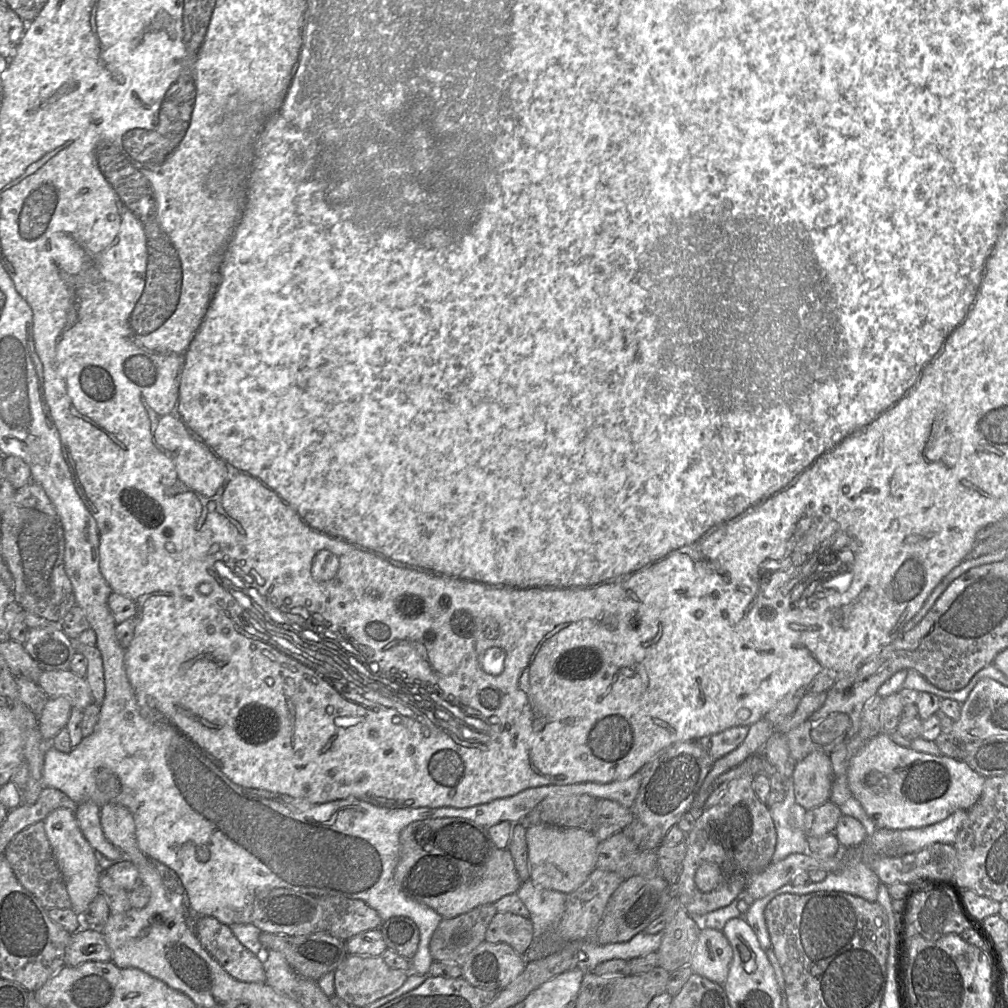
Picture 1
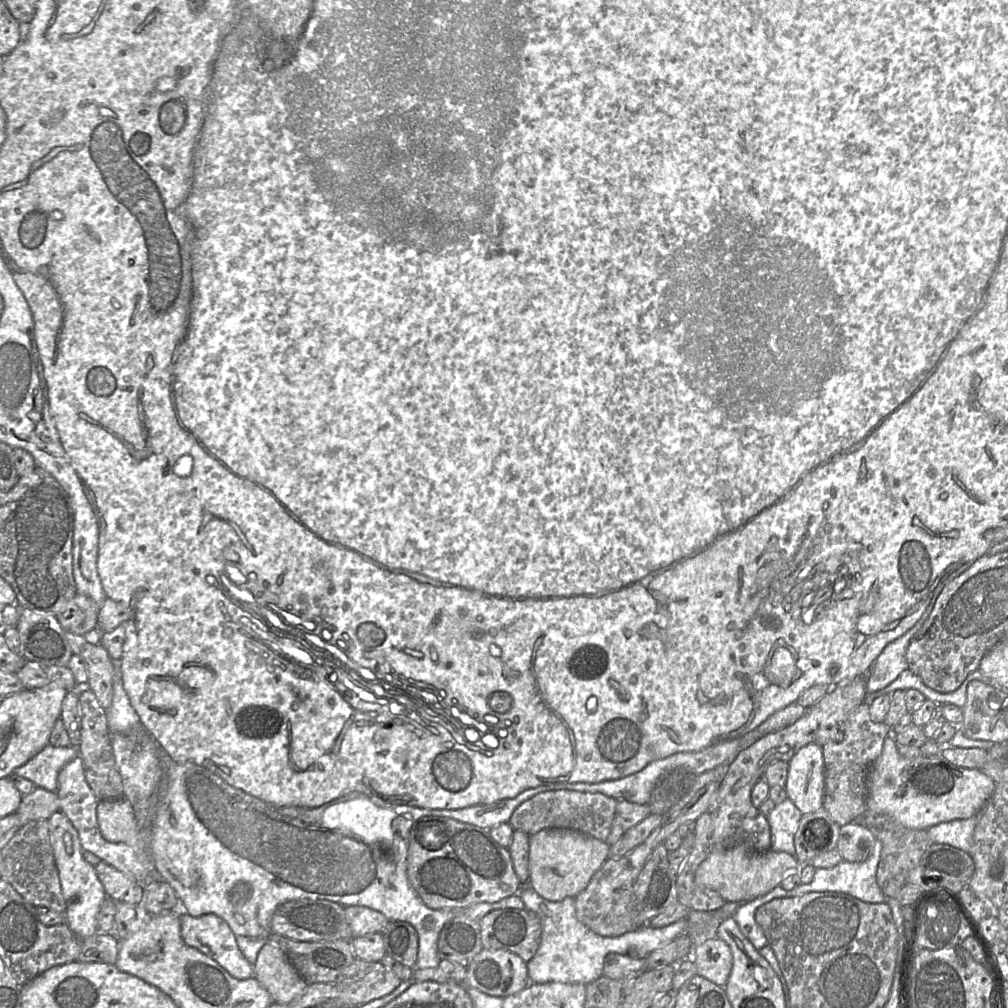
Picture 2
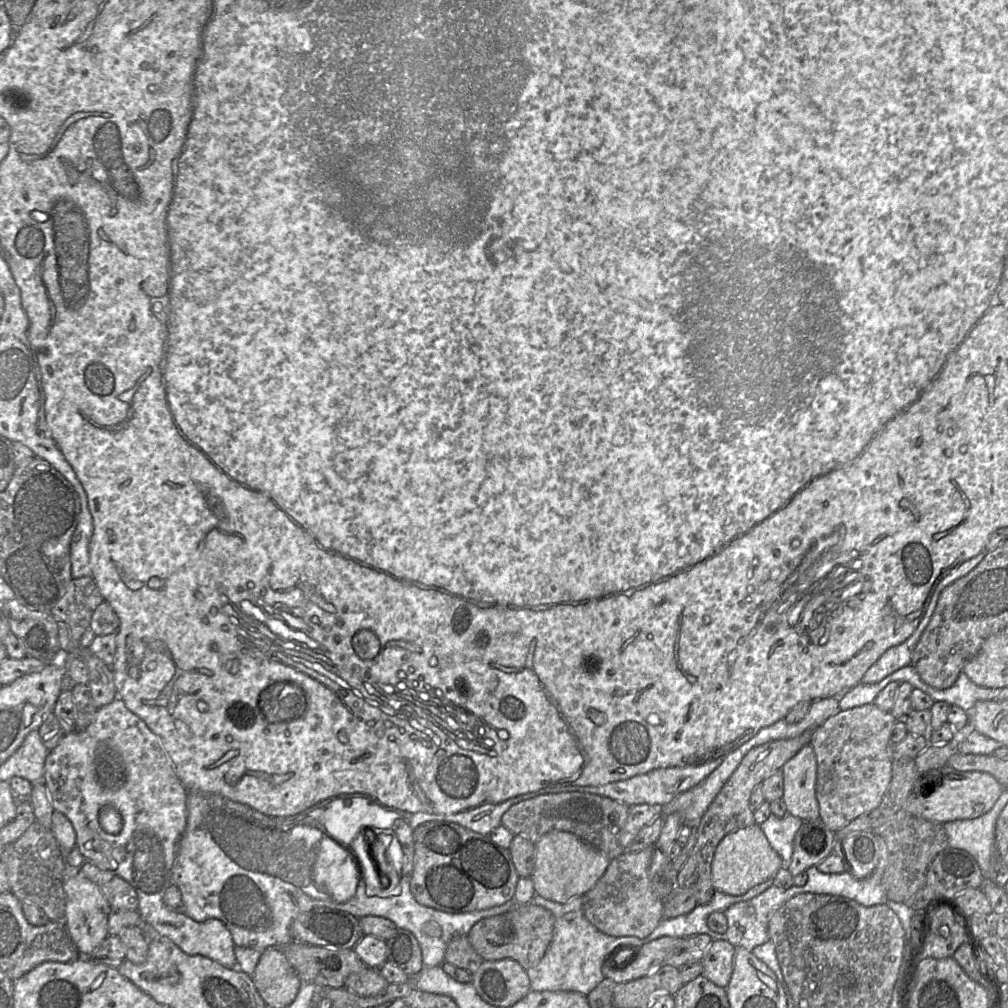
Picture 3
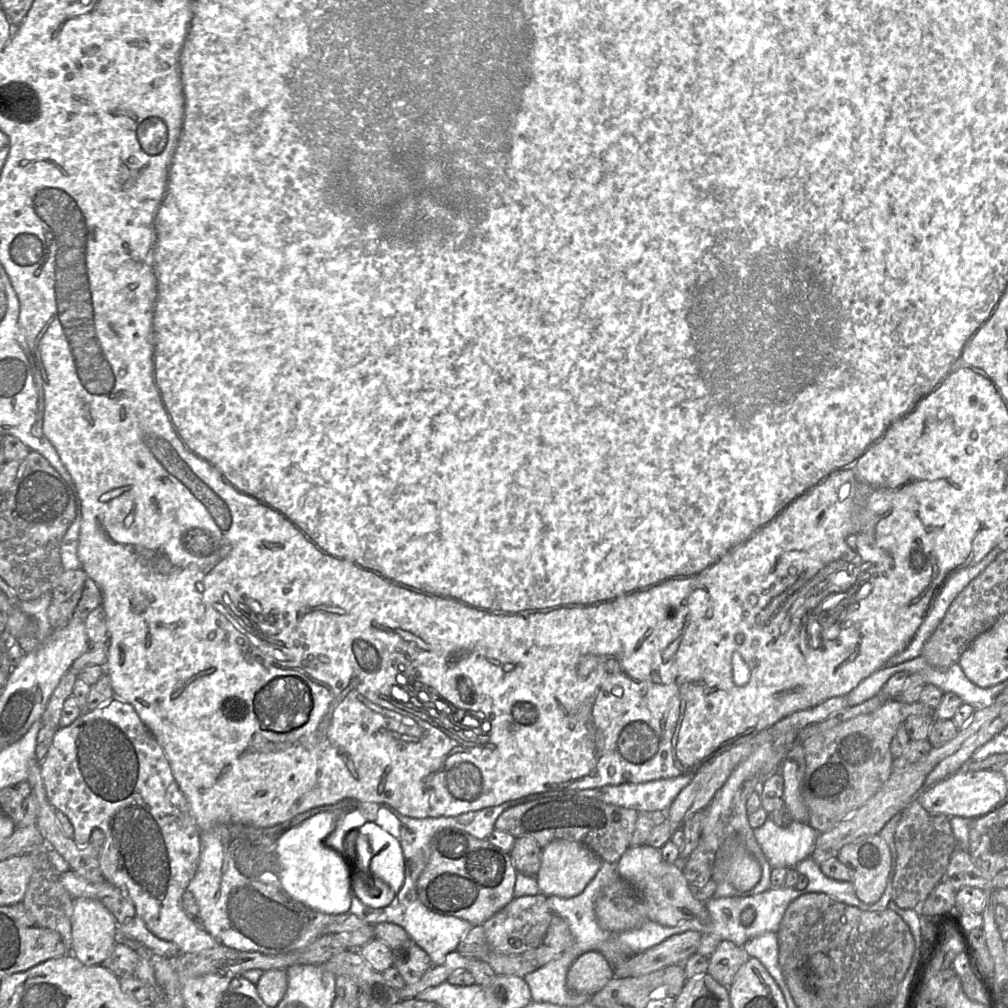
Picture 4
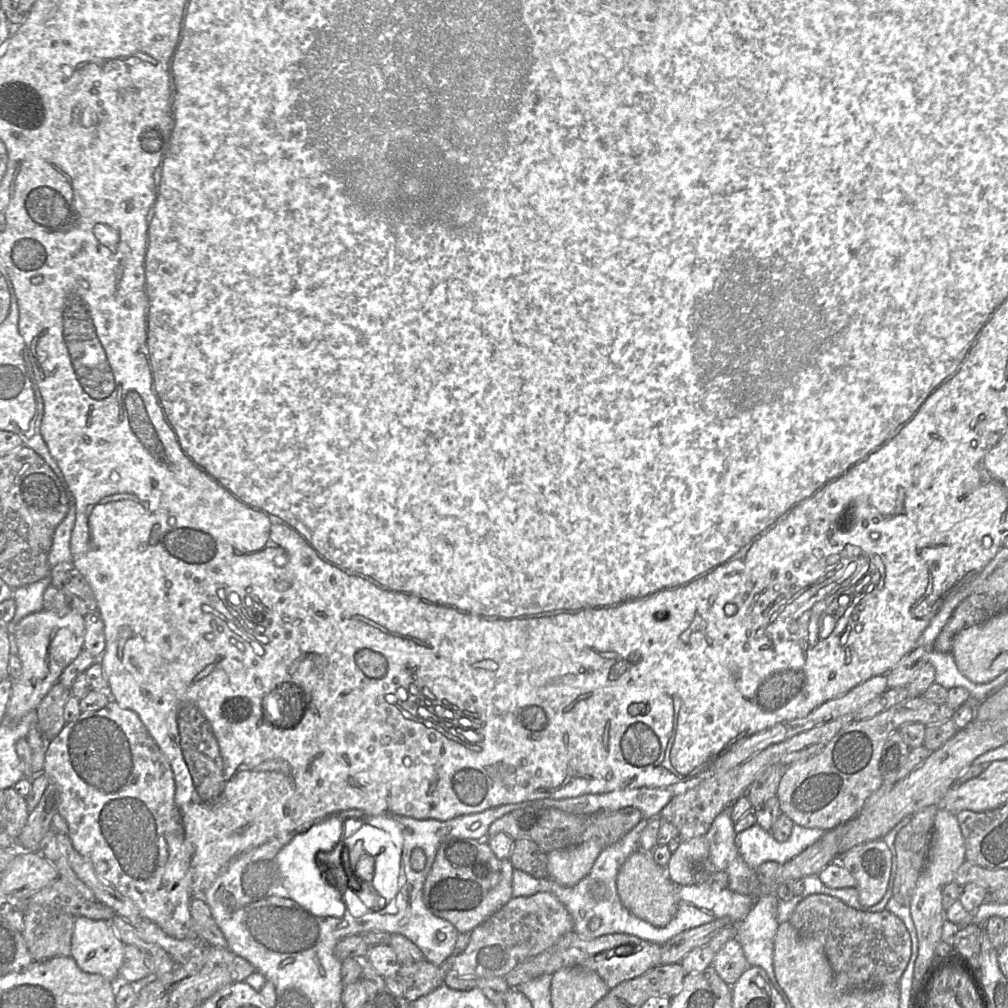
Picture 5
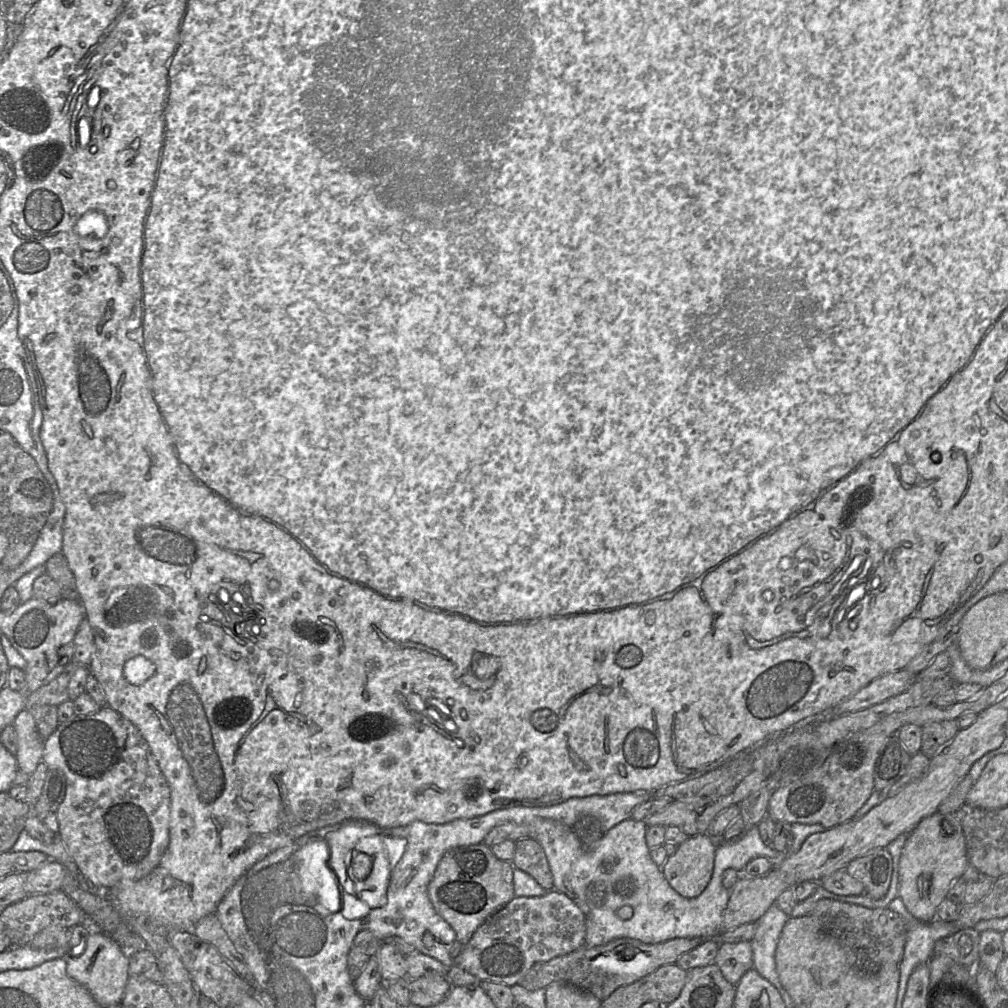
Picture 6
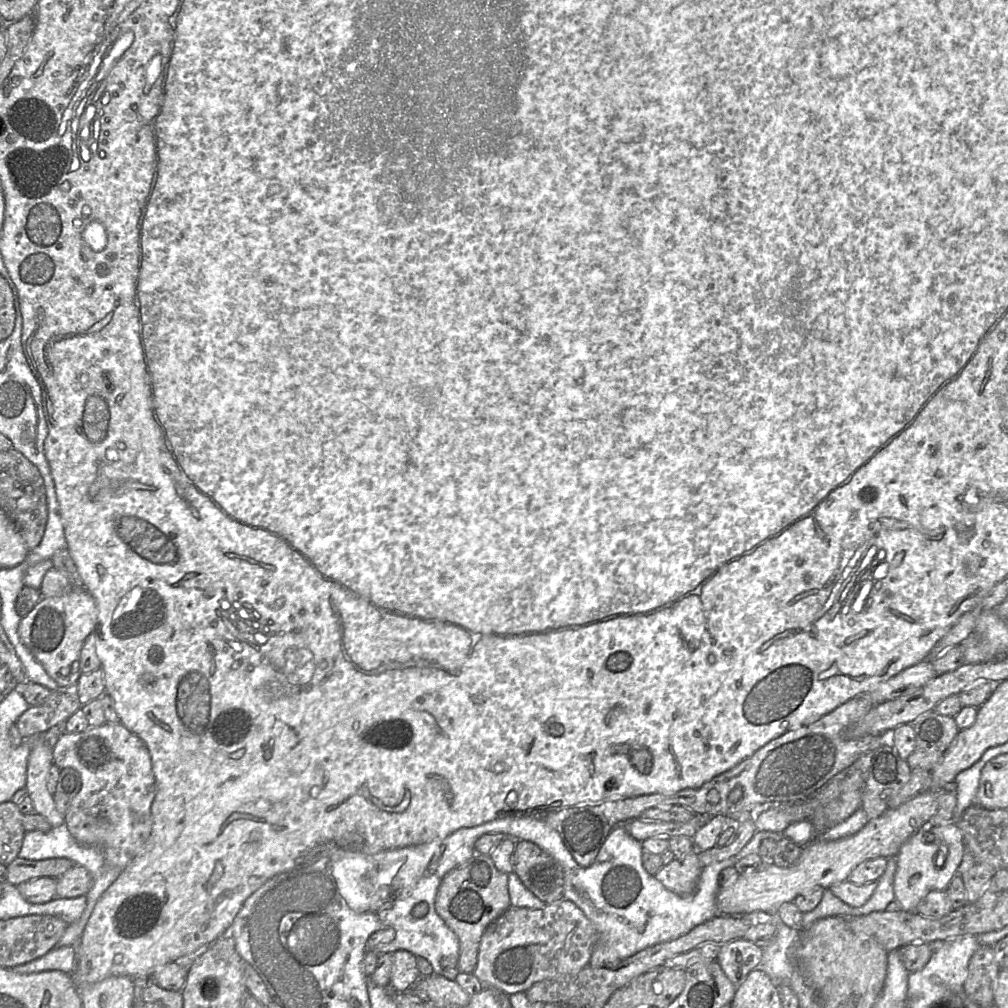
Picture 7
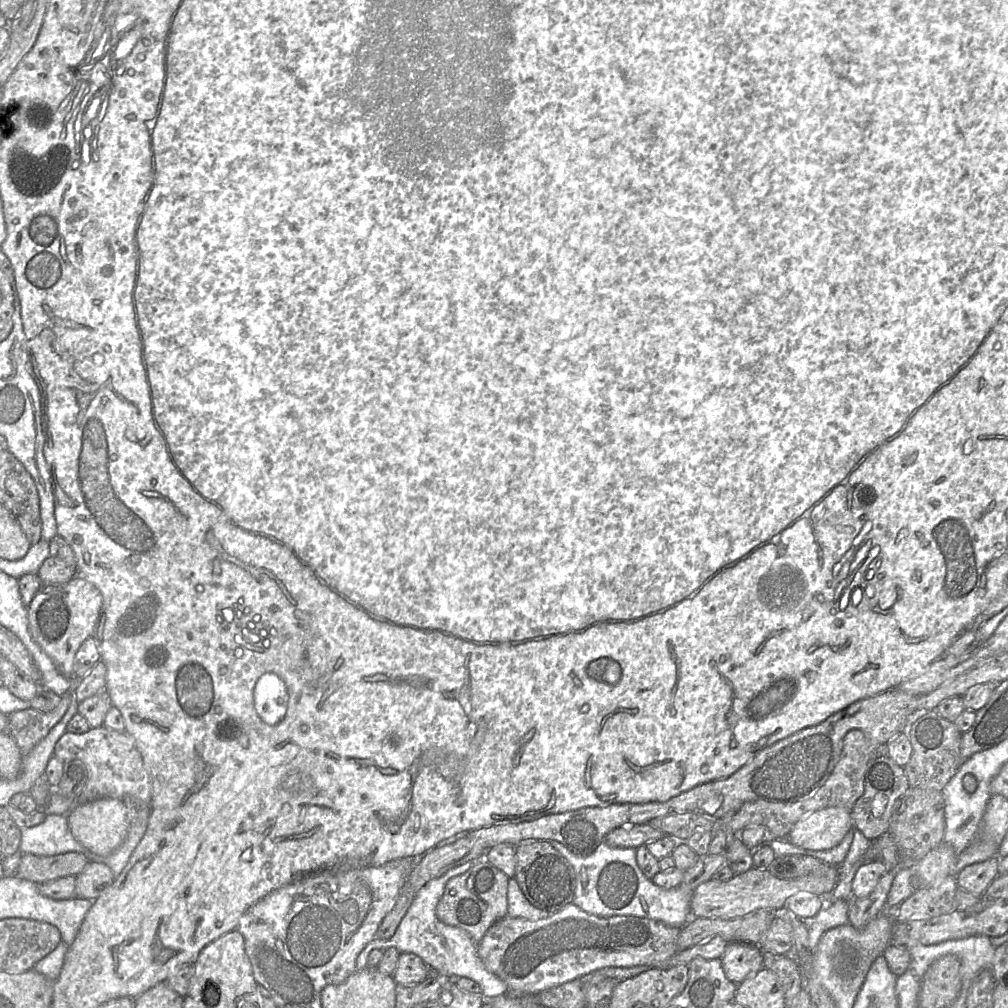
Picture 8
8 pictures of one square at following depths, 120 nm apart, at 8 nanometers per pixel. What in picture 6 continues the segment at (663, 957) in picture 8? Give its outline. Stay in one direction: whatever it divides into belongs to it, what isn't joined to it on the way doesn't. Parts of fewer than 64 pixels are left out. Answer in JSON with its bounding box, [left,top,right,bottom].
[453,889,585,987]

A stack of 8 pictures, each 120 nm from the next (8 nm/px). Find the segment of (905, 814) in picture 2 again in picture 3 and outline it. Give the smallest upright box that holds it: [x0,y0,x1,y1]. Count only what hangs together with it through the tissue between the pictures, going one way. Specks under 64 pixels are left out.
[907,764,1003,824]

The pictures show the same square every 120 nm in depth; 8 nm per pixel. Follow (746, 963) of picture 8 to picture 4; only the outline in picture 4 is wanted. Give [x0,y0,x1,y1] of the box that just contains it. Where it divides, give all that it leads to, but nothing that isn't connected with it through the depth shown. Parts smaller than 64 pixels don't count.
[707,940,749,987]

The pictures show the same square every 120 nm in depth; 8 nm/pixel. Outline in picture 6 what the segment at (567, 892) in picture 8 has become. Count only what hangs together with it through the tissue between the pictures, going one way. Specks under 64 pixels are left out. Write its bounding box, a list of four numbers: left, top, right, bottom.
[511,838,553,891]

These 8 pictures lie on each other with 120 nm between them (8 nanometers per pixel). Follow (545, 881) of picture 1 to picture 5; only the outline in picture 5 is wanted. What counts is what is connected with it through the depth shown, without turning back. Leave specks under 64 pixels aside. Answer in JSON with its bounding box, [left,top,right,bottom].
[547,840,603,886]

